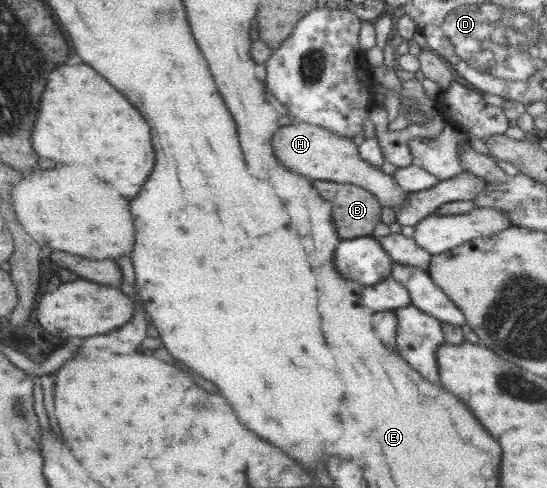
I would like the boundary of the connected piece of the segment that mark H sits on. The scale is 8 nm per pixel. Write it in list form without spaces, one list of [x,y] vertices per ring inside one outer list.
[[[291,122],[271,136],[273,156],[289,170],[311,180],[338,182],[344,185],[355,185],[368,190],[379,201],[381,206],[393,208],[404,201],[407,194],[396,184],[391,174],[384,174],[379,166],[371,166],[358,153],[351,138],[341,138],[324,128],[307,123]]]

